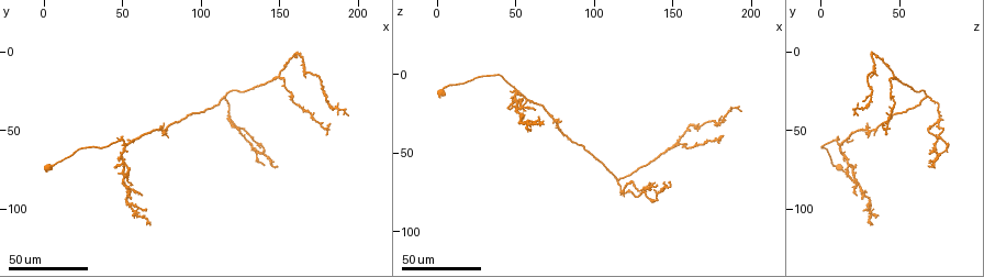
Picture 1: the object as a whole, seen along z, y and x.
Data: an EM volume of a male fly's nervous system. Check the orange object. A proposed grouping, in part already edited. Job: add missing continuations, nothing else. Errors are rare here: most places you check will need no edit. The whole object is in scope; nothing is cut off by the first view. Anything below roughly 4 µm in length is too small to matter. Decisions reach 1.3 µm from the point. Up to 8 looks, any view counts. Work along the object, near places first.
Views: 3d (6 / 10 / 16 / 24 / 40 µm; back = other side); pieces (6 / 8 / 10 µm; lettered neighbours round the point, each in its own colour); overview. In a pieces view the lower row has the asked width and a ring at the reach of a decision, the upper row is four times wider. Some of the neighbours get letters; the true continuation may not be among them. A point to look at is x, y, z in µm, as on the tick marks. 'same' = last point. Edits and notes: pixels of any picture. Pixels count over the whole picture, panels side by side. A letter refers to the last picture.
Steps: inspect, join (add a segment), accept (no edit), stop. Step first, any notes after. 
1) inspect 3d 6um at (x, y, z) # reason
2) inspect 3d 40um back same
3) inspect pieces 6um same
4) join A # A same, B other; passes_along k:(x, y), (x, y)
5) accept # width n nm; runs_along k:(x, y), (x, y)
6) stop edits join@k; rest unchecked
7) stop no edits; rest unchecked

inspect 3d 40um at (54, 94, 26) # branch stops here

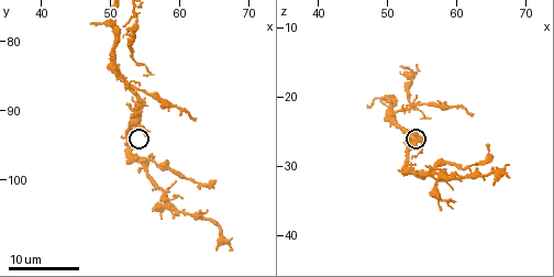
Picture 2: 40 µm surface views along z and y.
inspect pieces 10um at (55.0, 94.0, 26.0)

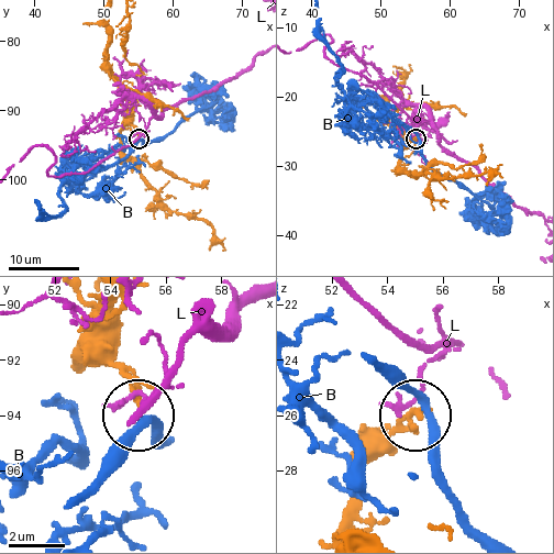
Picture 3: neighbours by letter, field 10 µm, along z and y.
accept # B other, L other; no lettered segment goes on from it

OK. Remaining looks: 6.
inspect 3d 16um at (47.0, 77.5, 21.5) # free end

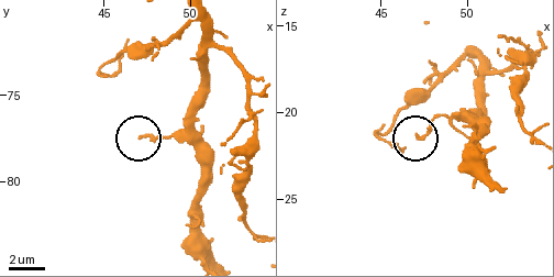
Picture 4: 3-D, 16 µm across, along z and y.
inspect pieces 6um at (47.3, 77.4, 21.4) # see the neighbours

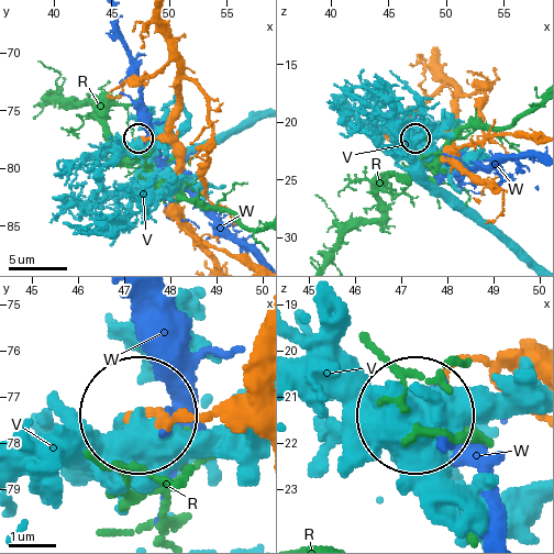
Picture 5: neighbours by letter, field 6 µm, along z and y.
accept # width 200 nm; R other, V other, W other; runs_along 5:(247, 381), (212, 409), (145, 417); no lettered segment goes on from it

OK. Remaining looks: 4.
inspect 3d 16um at (62.0, 91.5, 23.0) # an open end

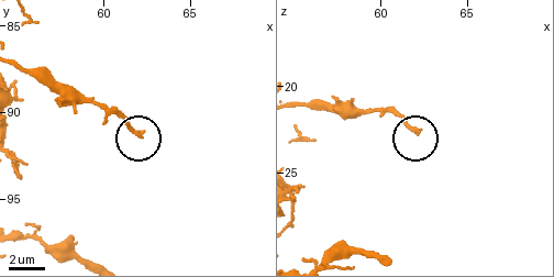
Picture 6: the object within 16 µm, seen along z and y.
inspect 3d 10um at (62.1, 91.2, 22.5)

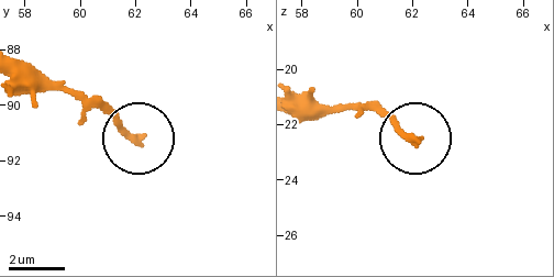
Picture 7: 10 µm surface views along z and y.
inspect pieces 8um at (62.1, 91.3, 22.5)

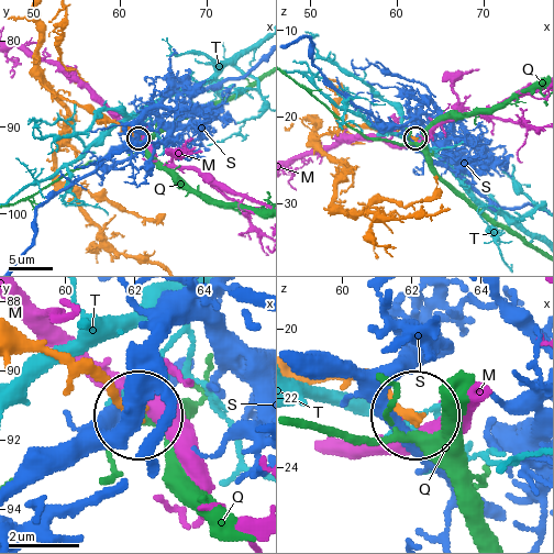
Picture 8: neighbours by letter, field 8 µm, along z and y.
accept # M other, Q other, S other, T other; no lettered segment goes on from it

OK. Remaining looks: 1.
stop no edits; rest unchecked

